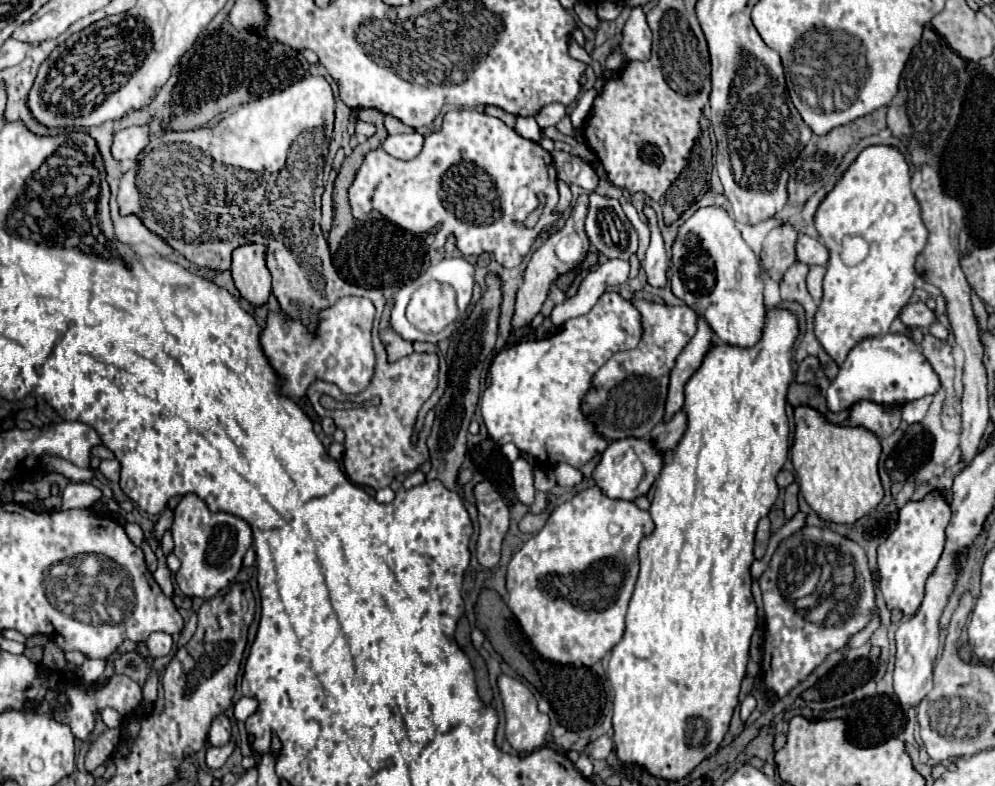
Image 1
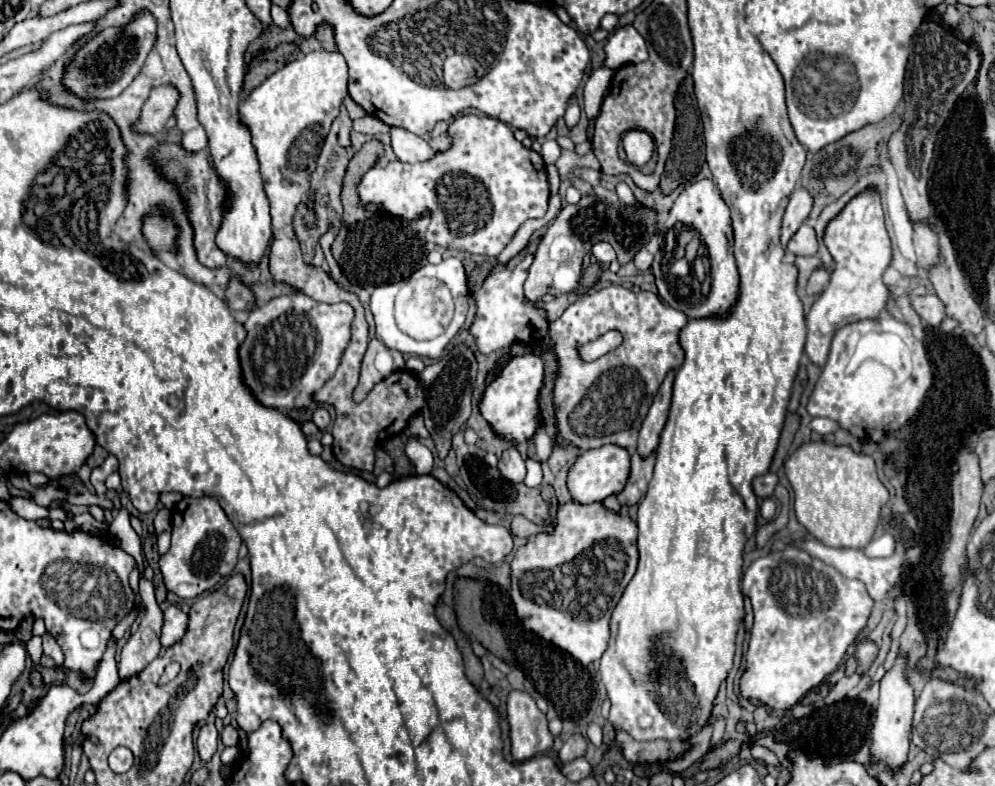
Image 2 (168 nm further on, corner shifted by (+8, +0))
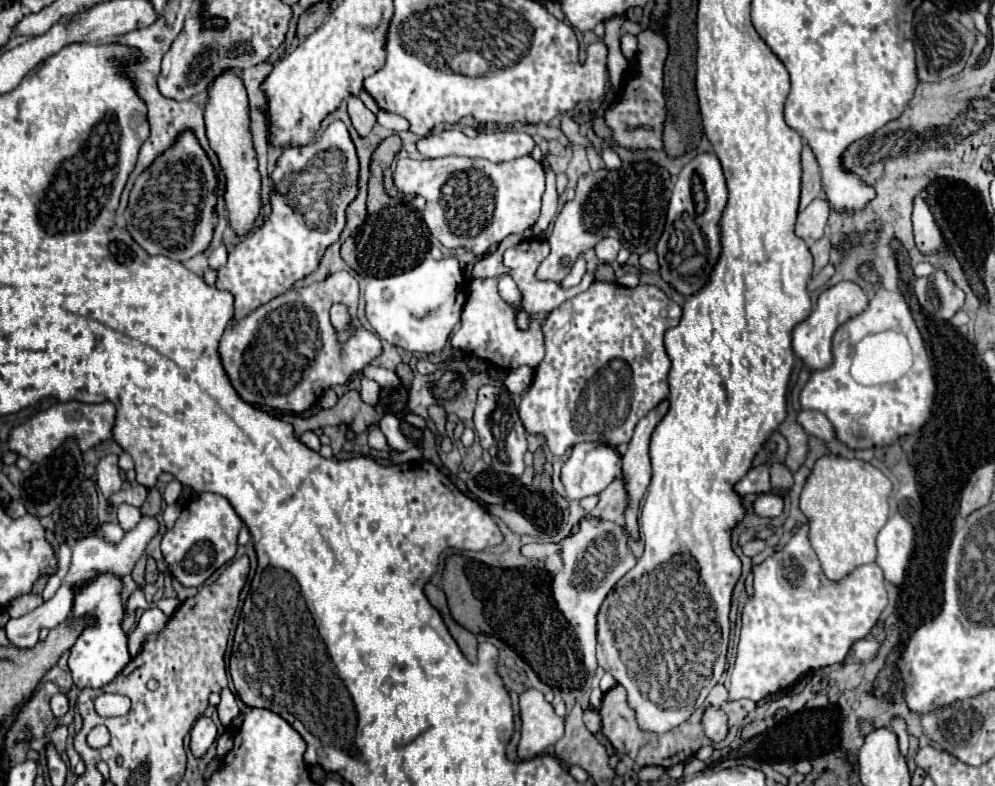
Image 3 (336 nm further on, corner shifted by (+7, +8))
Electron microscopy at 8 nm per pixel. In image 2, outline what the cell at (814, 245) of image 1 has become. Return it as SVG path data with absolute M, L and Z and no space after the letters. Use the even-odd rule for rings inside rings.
M802 225L796 235L790 239L788 243L788 251L794 255L802 255L802 257L810 257L818 253L818 241L816 241L816 233L812 227Z

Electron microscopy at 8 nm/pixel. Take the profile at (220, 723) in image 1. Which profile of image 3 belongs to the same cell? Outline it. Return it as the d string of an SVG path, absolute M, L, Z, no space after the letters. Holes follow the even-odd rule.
M199 717L191 729L191 741L189 749L195 757L203 757L205 751L213 745L217 735L217 727L209 717Z

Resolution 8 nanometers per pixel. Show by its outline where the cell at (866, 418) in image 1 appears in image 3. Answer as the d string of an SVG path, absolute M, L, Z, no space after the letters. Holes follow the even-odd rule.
M801 411L801 413L797 415L797 423L799 423L809 435L815 435L815 437L827 441L827 443L829 443L831 439L835 439L835 429L833 429L833 425L831 425L829 419L827 419L823 413L819 413L819 411Z

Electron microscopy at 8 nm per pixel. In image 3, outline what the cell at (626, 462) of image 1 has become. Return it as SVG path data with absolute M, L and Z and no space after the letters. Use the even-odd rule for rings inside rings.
M577 443L561 467L561 483L569 499L599 495L621 475L621 455L603 443Z

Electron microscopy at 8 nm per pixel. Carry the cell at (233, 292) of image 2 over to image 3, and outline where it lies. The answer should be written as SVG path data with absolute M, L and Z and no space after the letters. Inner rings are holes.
M339 119L333 121L323 131L323 135L309 145L285 147L277 159L271 179L273 179L273 189L269 193L271 197L269 217L259 227L253 227L235 245L235 249L229 251L229 261L217 271L215 287L231 291L235 297L235 315L231 323L245 319L245 315L253 313L257 307L269 303L277 295L283 295L299 279L311 275L317 269L325 249L339 241L339 235L347 223L345 209L359 193L359 159L345 123Z

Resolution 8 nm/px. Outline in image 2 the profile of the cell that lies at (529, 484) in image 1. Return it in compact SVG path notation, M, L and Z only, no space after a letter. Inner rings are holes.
M508 447L504 449L500 461L498 461L498 469L500 473L512 481L512 483L522 483L526 477L526 467L524 467L524 459L520 457L520 453L516 451L516 447Z

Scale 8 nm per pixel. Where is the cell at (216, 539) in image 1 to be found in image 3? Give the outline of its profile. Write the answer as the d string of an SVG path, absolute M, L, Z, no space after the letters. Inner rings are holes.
M201 493L199 499L191 501L161 541L163 557L169 565L171 575L183 587L199 587L207 581L221 565L235 557L237 533L243 527L241 517L235 513L231 503L215 493Z

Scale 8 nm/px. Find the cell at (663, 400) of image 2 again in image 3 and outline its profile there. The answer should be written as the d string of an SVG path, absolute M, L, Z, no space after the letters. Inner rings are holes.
M663 401L653 411L649 411L635 427L633 439L629 441L627 453L623 455L623 483L627 491L627 509L625 509L625 523L623 529L631 541L639 541L639 529L637 529L637 511L639 501L645 495L651 479L651 463L649 463L649 439L657 423L665 417L669 409L669 403Z

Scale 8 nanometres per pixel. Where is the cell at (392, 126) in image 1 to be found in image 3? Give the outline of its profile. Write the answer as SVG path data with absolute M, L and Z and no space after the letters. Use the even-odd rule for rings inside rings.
M349 97L347 99L347 103L349 103L349 115L351 115L351 121L353 121L353 127L357 129L357 133L361 135L361 137L365 137L365 135L369 135L369 131L373 129L373 125L375 125L375 115L363 105L363 101L359 99L359 97Z

